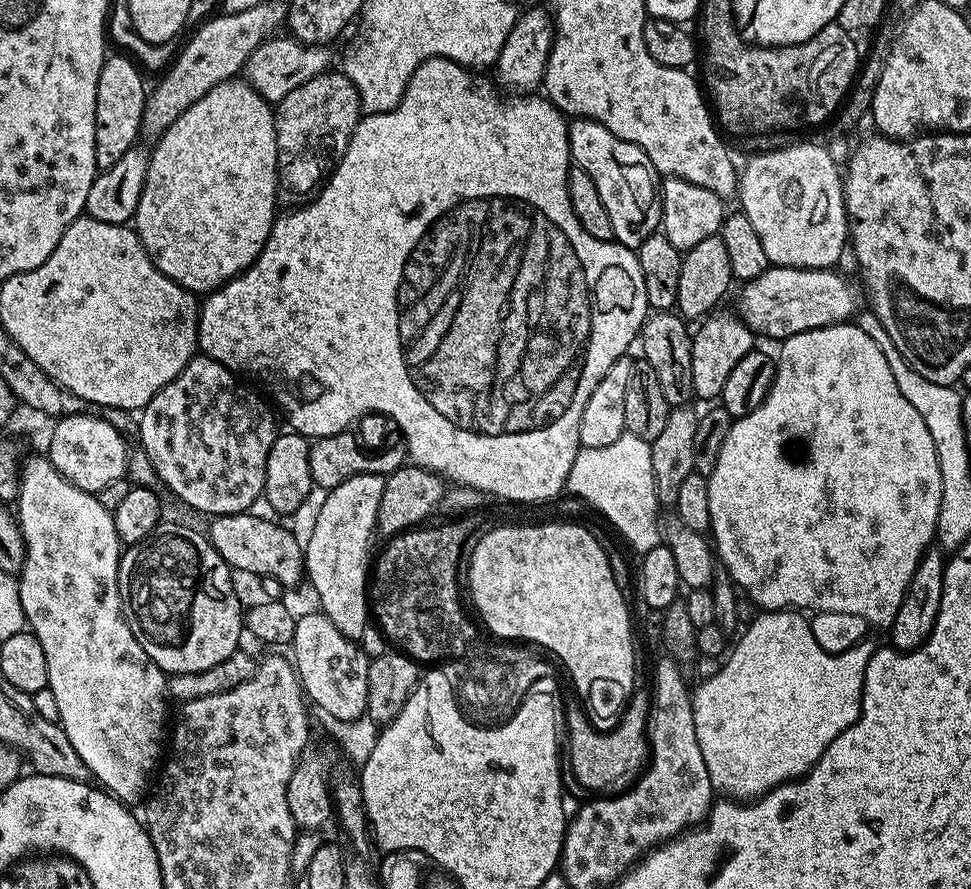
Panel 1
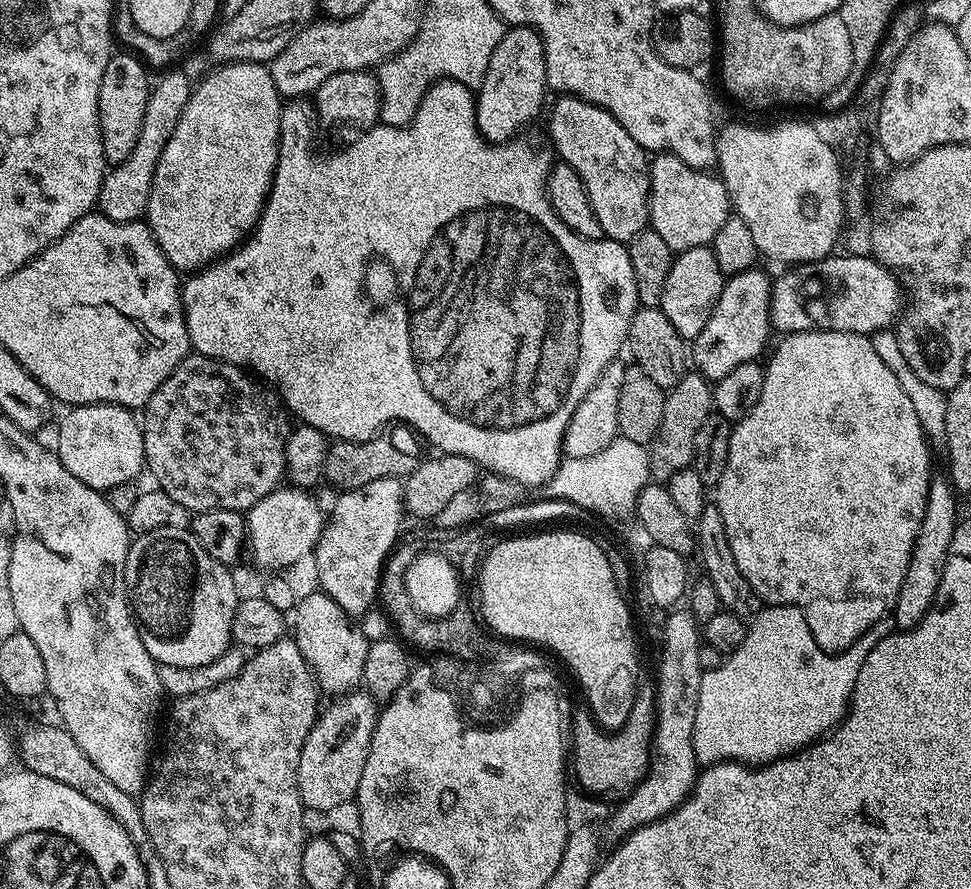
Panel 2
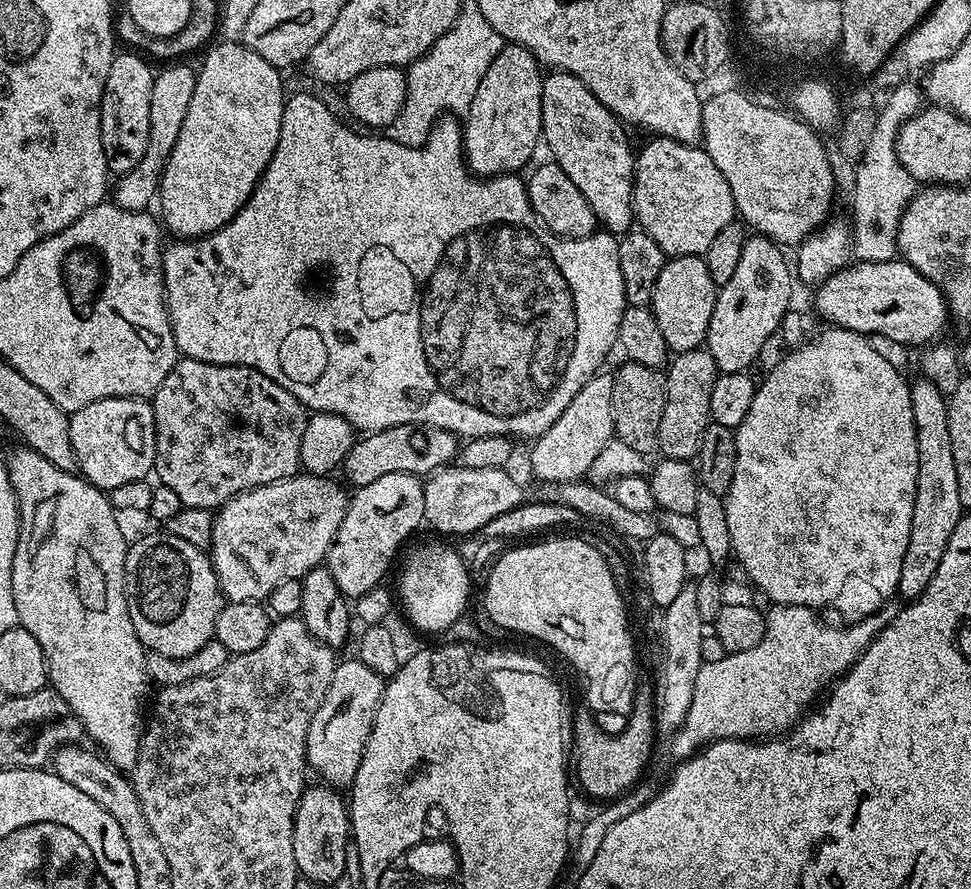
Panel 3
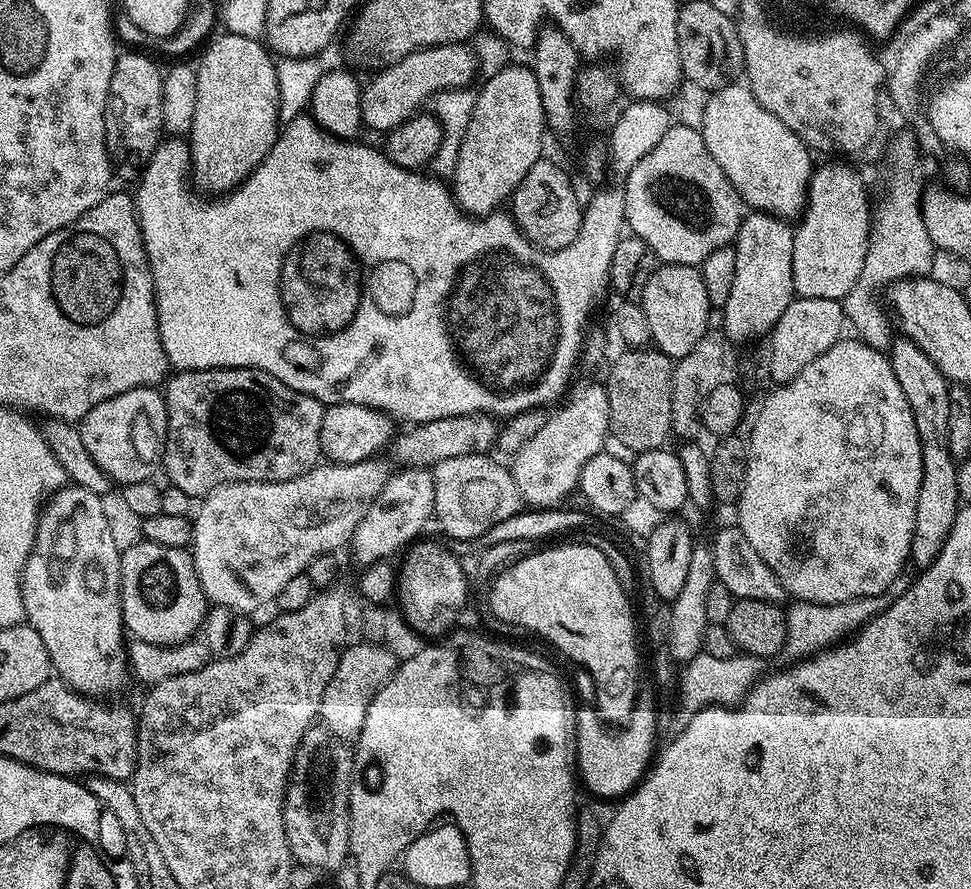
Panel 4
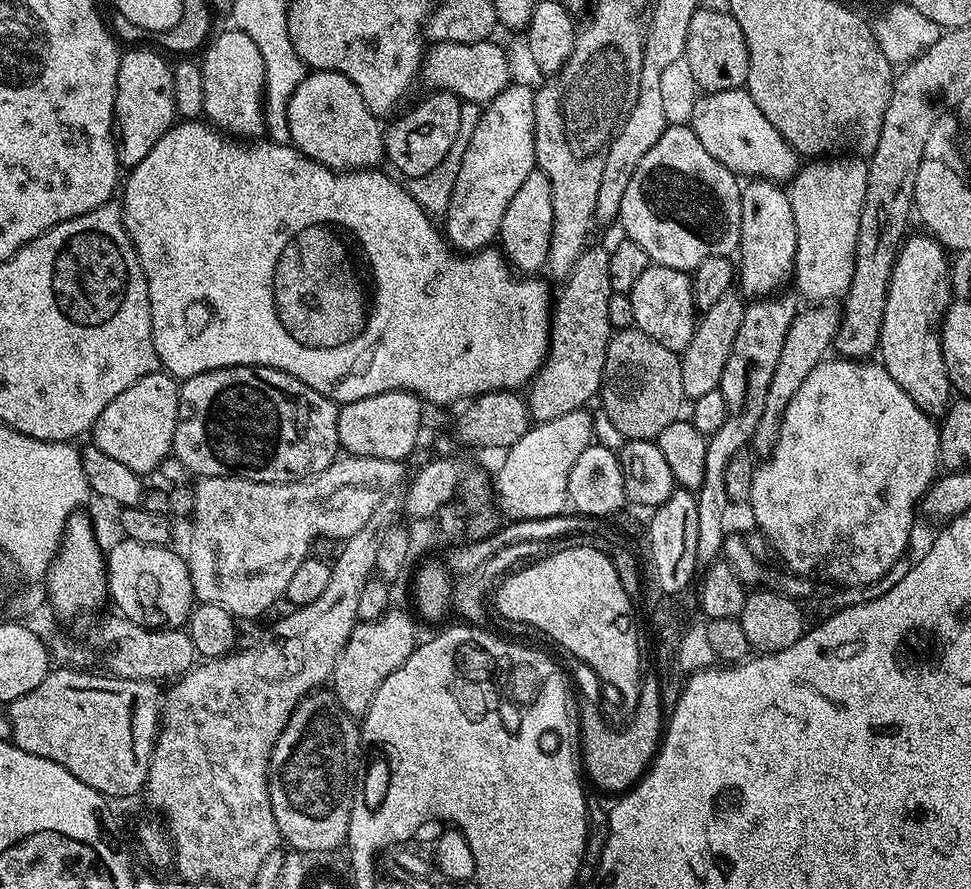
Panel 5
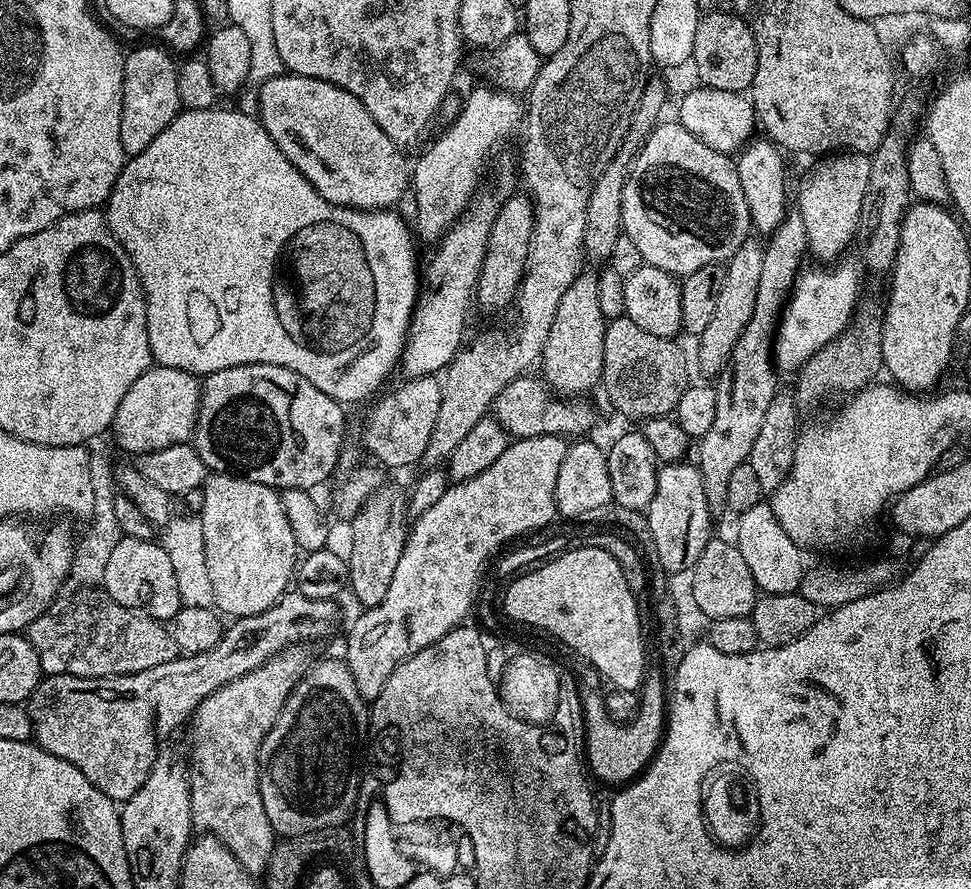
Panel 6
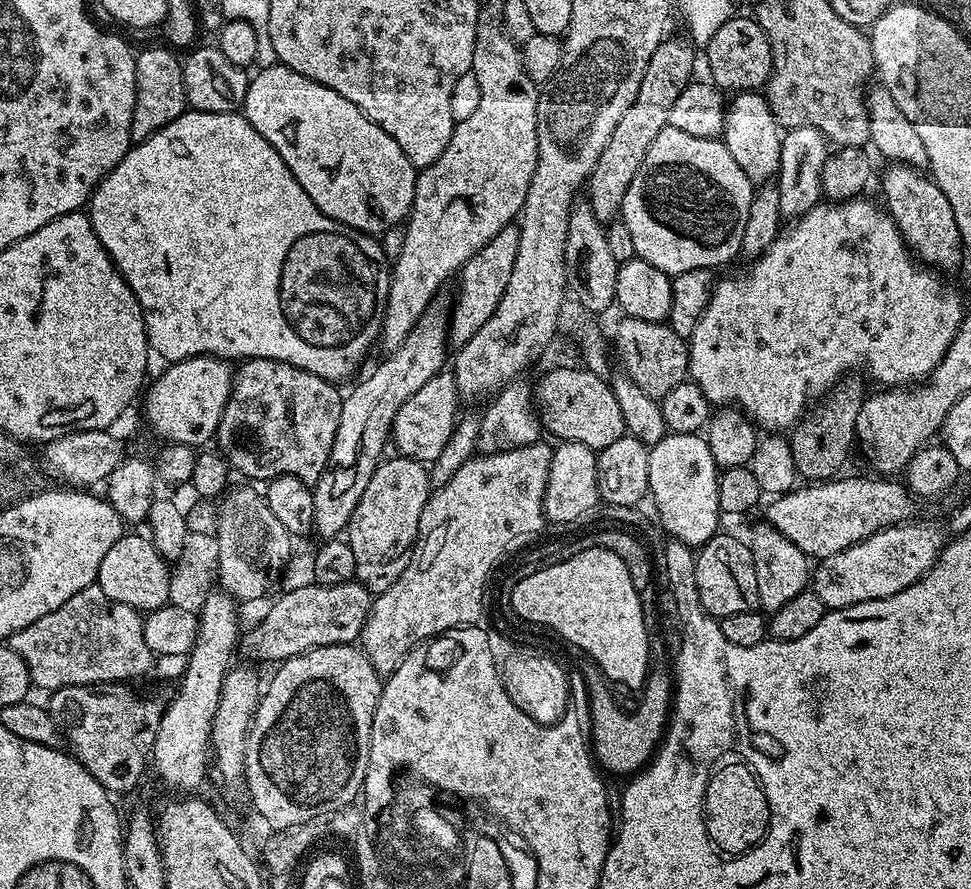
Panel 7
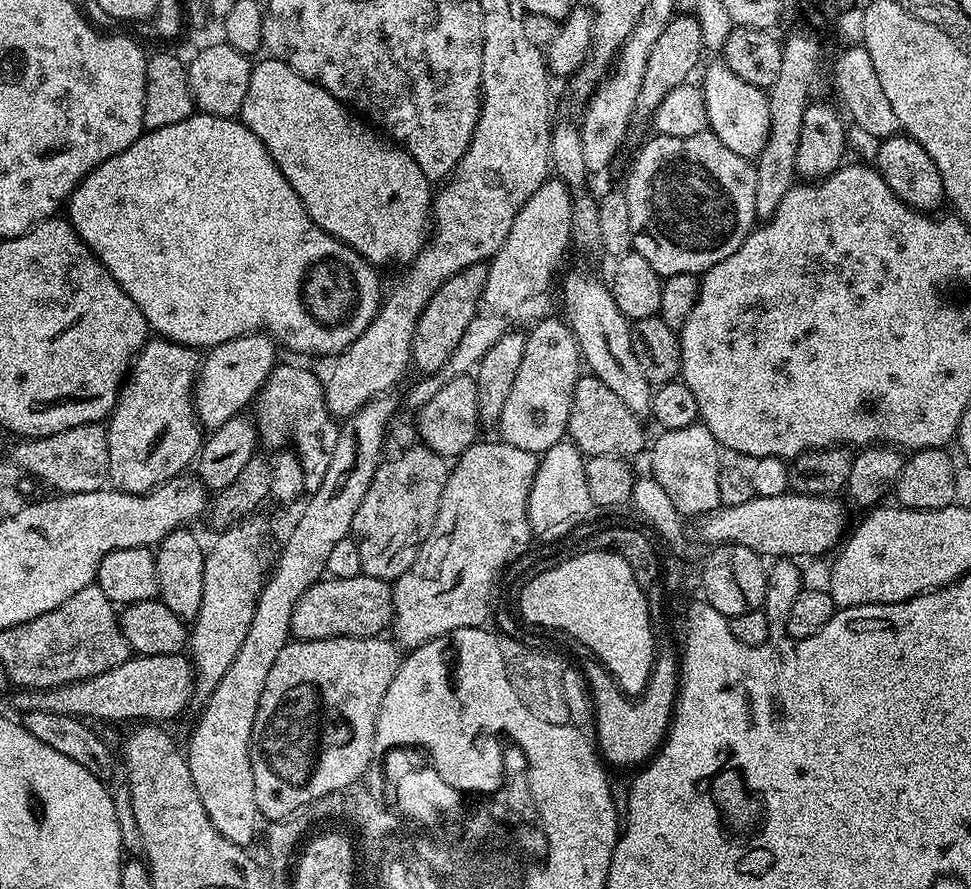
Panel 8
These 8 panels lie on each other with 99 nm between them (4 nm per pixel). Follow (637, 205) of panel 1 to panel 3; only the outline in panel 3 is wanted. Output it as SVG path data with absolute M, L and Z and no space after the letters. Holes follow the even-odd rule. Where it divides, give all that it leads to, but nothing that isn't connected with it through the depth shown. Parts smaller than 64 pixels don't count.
M549 71L542 79L542 140L552 151L551 159L582 190L597 221L613 234L633 227L632 191L636 158L628 145L625 125L574 74Z

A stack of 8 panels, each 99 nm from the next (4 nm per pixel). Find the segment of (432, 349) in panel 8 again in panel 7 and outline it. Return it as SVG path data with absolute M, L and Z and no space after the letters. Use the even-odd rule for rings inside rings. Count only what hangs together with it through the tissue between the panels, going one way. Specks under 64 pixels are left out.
M515 223L506 225L478 254L474 254L467 260L458 273L460 285L456 288L456 301L450 304L450 327L448 339L453 345L459 346L470 342L486 322L498 310L498 302L506 291L506 282L510 282L510 274L514 270L514 262L518 258L518 242L520 241L520 230Z

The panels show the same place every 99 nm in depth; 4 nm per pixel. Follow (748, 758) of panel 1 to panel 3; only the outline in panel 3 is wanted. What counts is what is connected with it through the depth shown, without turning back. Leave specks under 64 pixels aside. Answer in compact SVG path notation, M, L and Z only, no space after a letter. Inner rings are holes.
M885 599L873 616L839 628L820 620L821 613L815 608L772 604L766 612L766 634L758 646L729 652L722 662L700 665L698 678L694 678L690 711L680 729L671 733L669 739L672 741L668 752L673 761L683 762L716 740L755 741L791 732L809 709L854 666L856 659L899 614L901 607L899 599Z

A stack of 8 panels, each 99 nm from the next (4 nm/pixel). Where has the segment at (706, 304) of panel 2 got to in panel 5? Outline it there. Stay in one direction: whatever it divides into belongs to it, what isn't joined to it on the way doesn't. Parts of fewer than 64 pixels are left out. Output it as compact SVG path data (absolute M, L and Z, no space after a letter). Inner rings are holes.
M649 263L646 270L638 277L638 282L627 293L632 307L632 323L642 334L650 334L654 342L659 342L666 346L666 350L674 350L678 353L684 353L690 346L691 339L695 336L695 330L698 321L698 309L696 307L696 295L692 289L692 276L682 270L674 270L670 266Z

